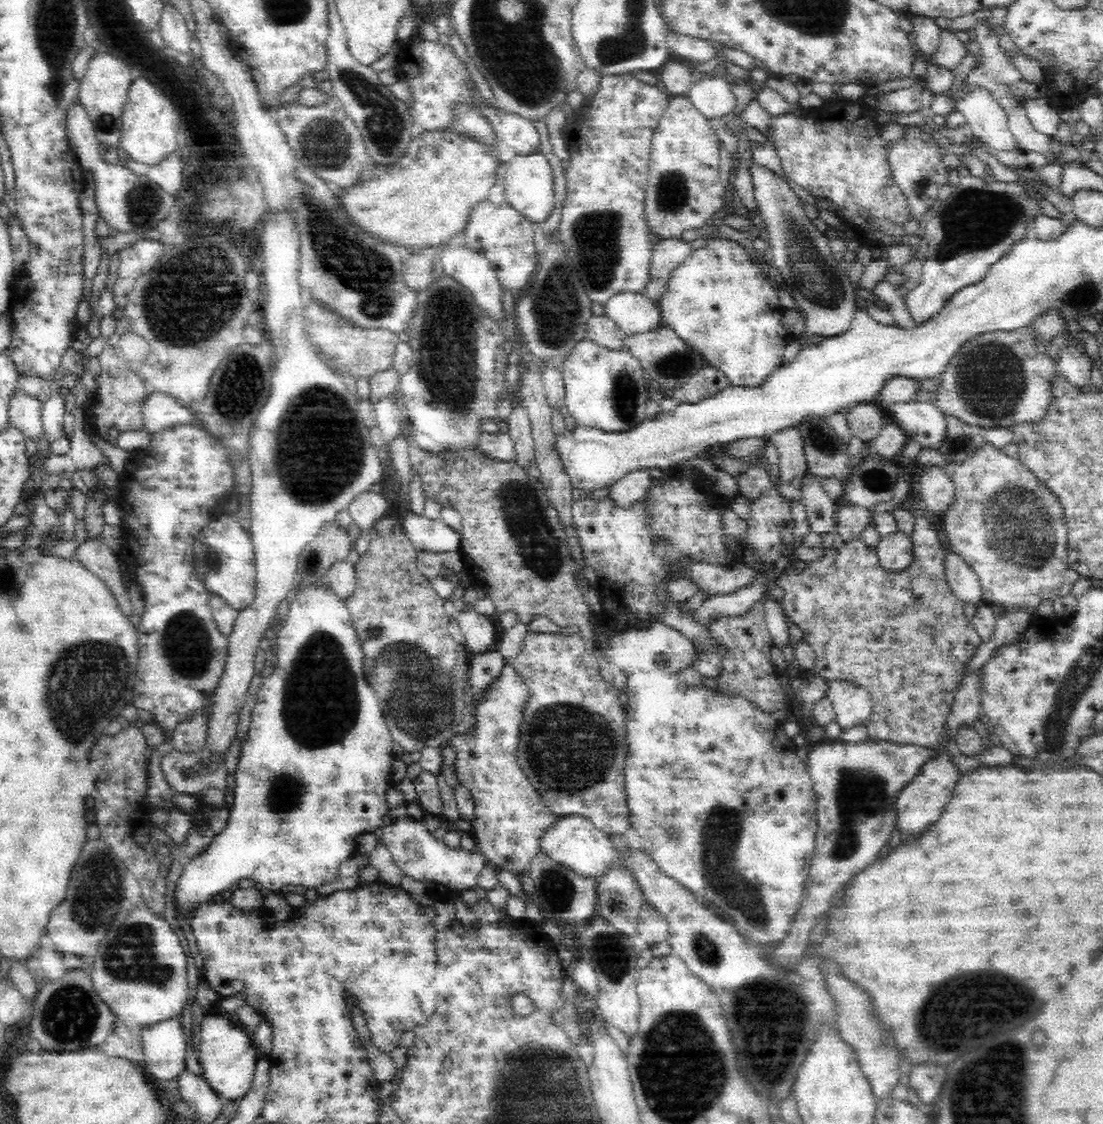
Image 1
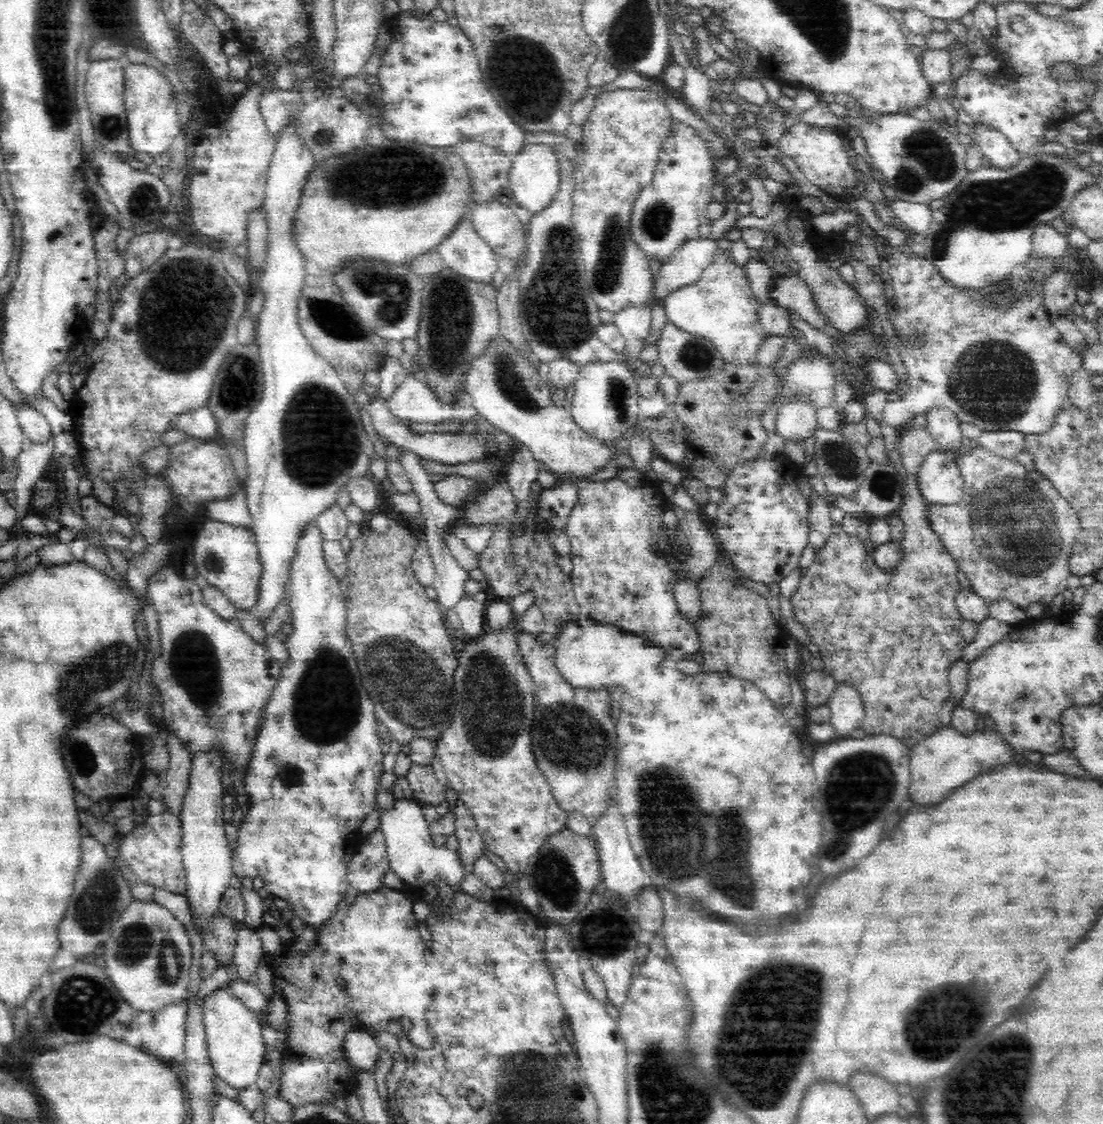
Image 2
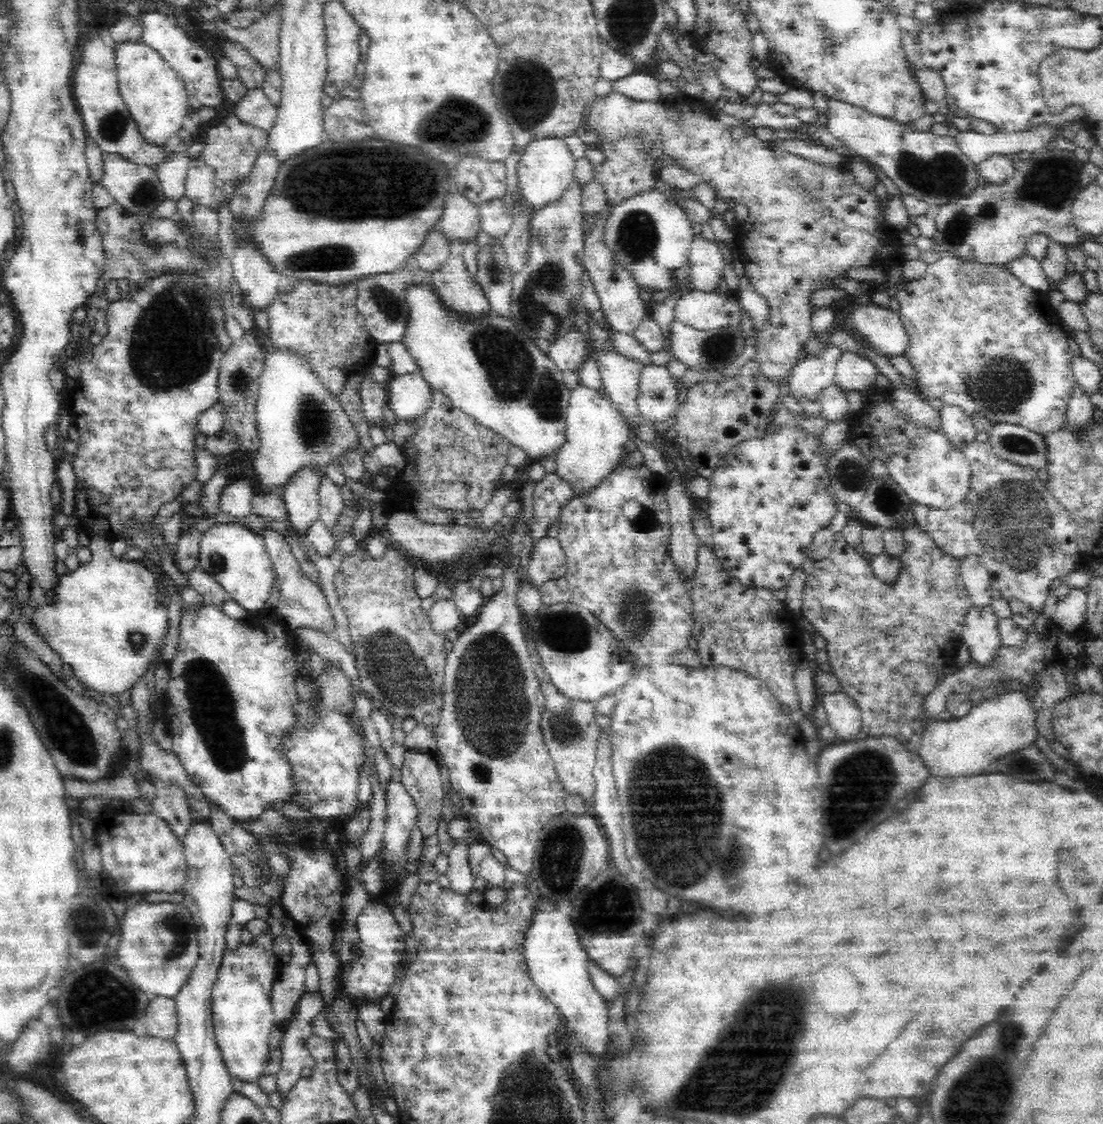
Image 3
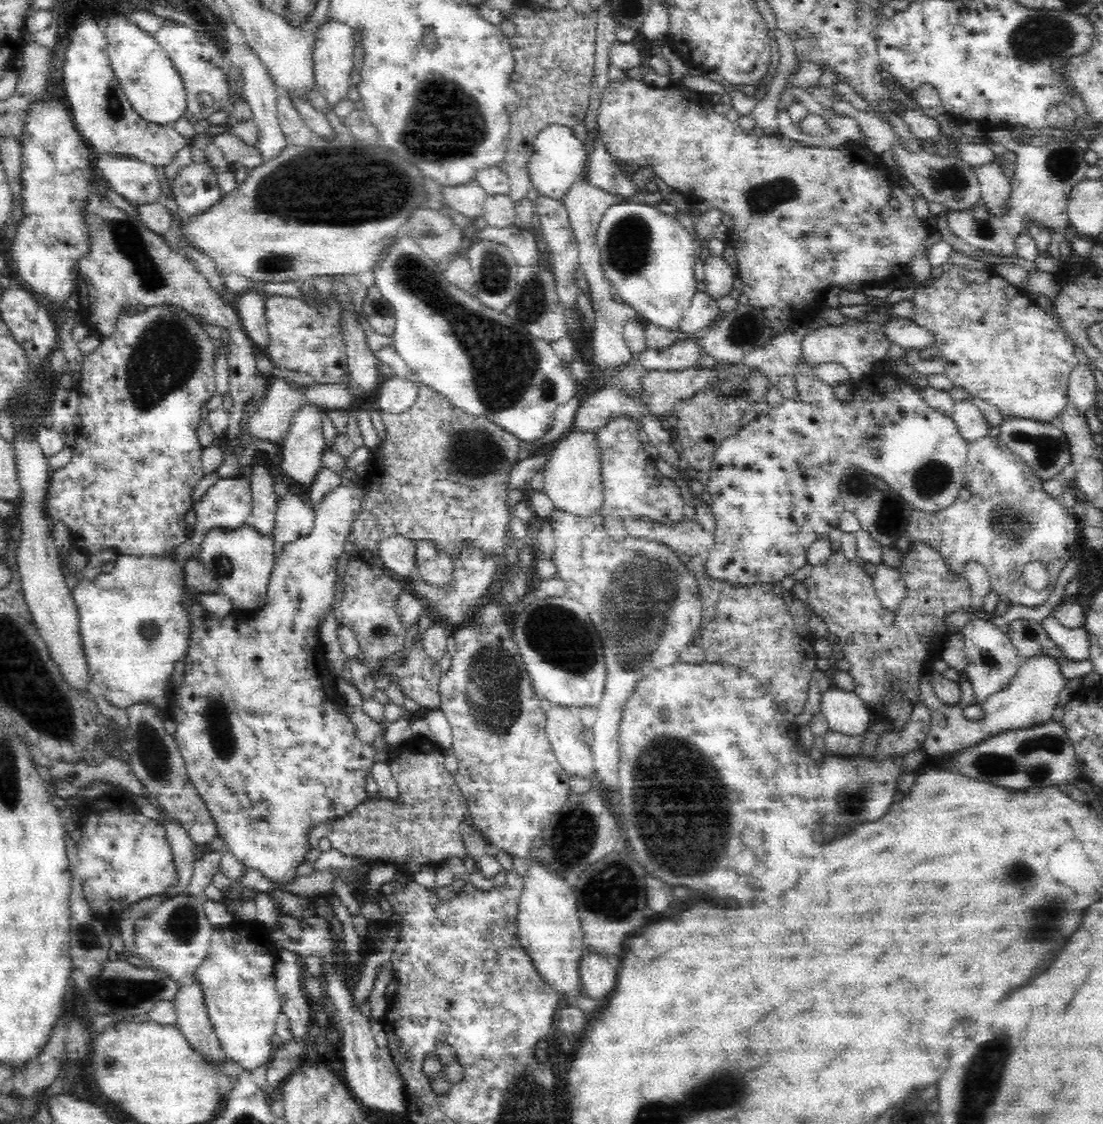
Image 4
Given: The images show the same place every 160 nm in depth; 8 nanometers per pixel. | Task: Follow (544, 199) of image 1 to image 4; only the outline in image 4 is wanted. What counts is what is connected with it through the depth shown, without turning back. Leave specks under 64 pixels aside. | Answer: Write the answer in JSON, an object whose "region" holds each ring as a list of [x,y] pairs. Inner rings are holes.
{"region":[[[554,125],[540,131],[530,148],[526,170],[532,188],[538,197],[562,201],[584,164],[584,149],[580,139],[575,137],[571,128]]]}

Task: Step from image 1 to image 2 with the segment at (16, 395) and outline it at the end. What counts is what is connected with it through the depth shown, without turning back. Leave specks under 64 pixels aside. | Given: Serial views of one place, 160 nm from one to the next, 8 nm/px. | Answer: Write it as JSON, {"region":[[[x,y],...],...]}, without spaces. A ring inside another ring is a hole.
{"region":[[[22,403],[16,404],[13,411],[27,444],[42,442],[48,438],[52,427],[47,418],[38,410],[29,404]]]}

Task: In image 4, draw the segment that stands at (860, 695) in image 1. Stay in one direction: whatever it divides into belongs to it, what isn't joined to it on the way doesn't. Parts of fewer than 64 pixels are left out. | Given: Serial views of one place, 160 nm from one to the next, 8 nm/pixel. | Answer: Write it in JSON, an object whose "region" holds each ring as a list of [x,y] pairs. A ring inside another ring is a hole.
{"region":[[[836,688],[823,692],[821,712],[832,731],[842,733],[853,741],[866,732],[871,721],[871,713],[858,695]]]}

